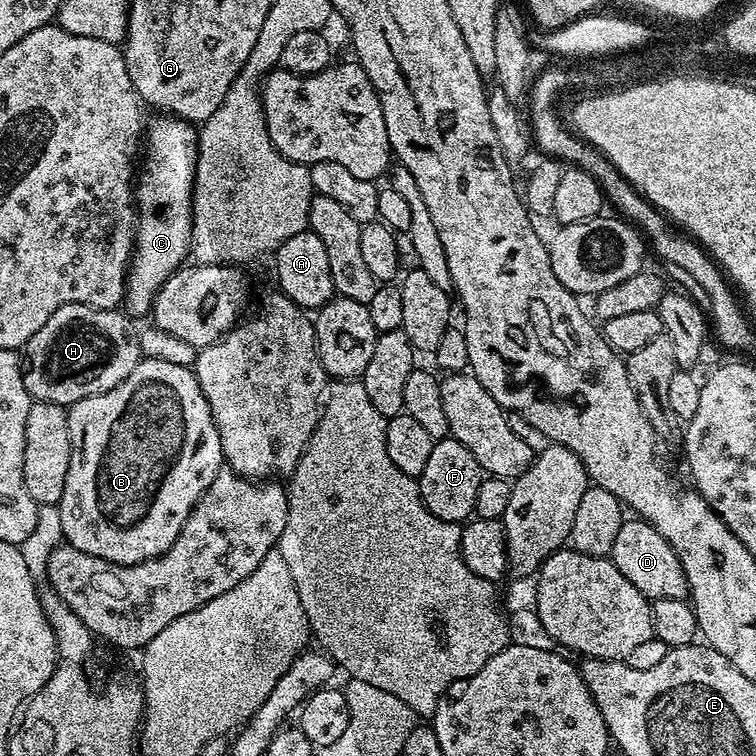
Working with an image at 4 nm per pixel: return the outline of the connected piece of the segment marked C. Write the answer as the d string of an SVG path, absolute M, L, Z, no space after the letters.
M156 114L153 120L151 117L147 121L146 151L134 188L138 213L136 246L132 250L124 281L123 307L133 318L147 317L151 313L162 282L166 282L166 278L170 278L170 274L178 271L189 259L192 247L192 191L199 149L197 129L189 121L167 114Z

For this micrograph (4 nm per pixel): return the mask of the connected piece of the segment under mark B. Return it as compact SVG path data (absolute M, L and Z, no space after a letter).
M142 358L138 362L138 366L134 366L134 370L130 370L130 378L126 378L118 386L114 386L114 390L110 390L106 394L98 394L97 396L82 398L78 402L74 402L68 408L68 425L70 426L70 446L72 447L70 450L70 470L66 470L66 486L62 490L62 498L59 503L60 513L62 514L64 540L86 554L94 554L94 558L106 558L106 562L114 562L115 564L141 564L144 560L152 560L156 556L161 556L163 552L168 550L170 546L174 544L174 538L178 538L182 526L186 526L186 518L190 518L190 514L194 510L198 498L202 498L202 494L206 494L210 482L214 482L214 478L220 473L221 467L225 463L222 442L220 441L220 435L218 434L218 426L214 422L212 411L206 402L206 394L202 392L202 386L196 377L195 371L186 366L178 366L178 362L162 362L162 358Z

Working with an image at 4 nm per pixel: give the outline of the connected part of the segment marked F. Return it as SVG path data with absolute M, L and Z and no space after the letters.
M451 436L444 437L433 443L429 461L417 484L423 504L435 517L452 523L467 521L476 509L478 486L481 485L484 473L466 446Z

